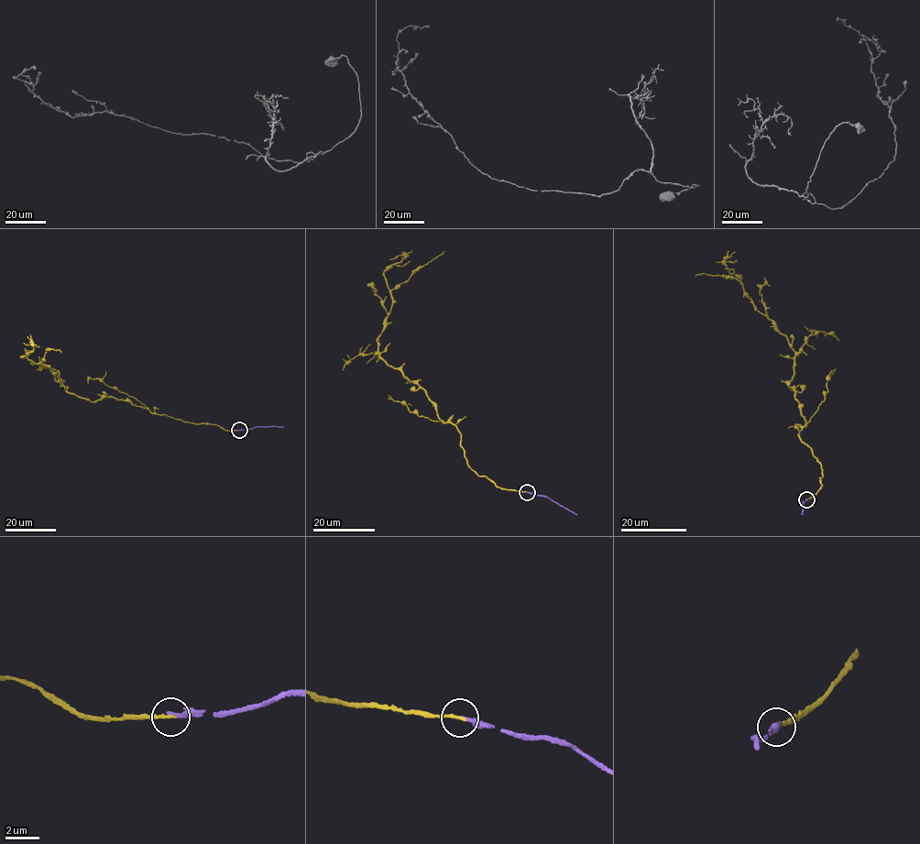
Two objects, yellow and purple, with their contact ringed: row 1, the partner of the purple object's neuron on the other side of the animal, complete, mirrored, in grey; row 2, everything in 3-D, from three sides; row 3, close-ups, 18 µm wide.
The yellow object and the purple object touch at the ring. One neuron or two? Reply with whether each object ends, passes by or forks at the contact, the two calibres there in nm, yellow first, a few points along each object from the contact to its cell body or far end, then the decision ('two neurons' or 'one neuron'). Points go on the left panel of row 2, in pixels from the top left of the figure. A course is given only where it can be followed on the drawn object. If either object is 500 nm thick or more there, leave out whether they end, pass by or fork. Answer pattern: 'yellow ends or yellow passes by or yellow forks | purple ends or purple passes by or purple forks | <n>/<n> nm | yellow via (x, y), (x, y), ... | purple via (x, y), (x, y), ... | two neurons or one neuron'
yellow ends | purple ends | 200/240 nm | yellow via (239, 430), (185, 422), (112, 397), (93, 401), (70, 393), (41, 361), (47, 349), (61, 353) | purple via (238, 430), (284, 426) | one neuron

